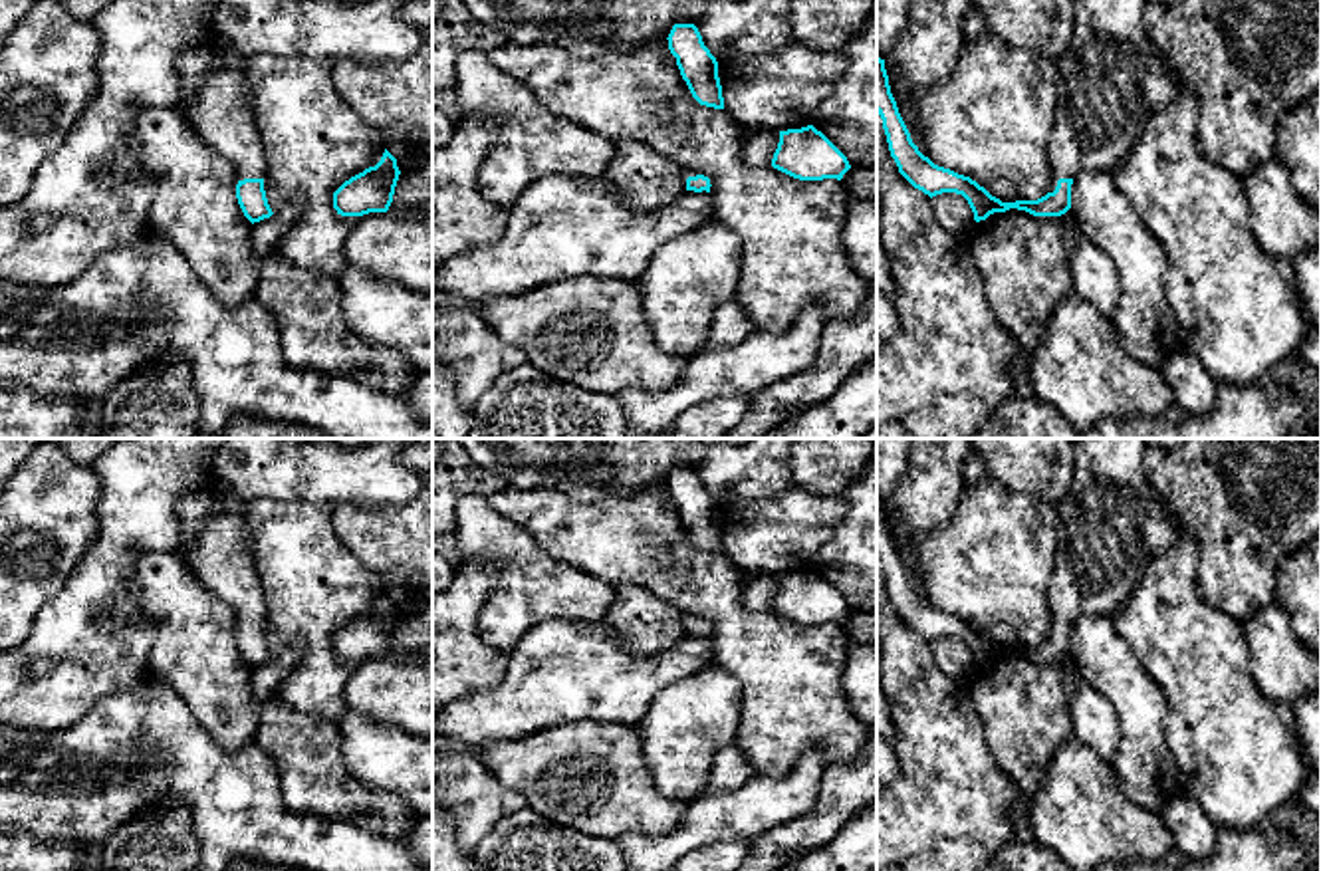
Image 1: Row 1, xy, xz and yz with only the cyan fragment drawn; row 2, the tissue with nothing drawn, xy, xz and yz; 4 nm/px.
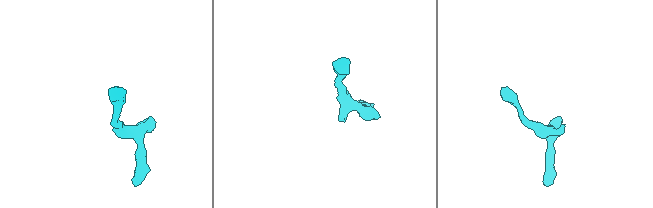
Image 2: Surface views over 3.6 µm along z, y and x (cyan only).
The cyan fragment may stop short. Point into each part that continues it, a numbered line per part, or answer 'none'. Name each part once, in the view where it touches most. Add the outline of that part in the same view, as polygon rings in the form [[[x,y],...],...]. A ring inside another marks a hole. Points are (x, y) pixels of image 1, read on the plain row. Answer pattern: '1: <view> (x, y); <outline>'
1: yz (1111, 522); [[[1073,438],[1073,482],[1057,502],[1059,530],[1049,581],[1051,629],[1083,615],[1113,615],[1144,575],[1146,565],[1176,544],[1164,498],[1144,476],[1144,438]]]

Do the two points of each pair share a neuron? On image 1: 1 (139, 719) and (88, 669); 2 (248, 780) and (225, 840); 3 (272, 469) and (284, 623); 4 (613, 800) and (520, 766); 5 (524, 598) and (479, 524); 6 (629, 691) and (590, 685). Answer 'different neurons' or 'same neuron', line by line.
1: different neurons
2: same neuron
3: different neurons
4: same neuron
5: same neuron
6: same neuron

